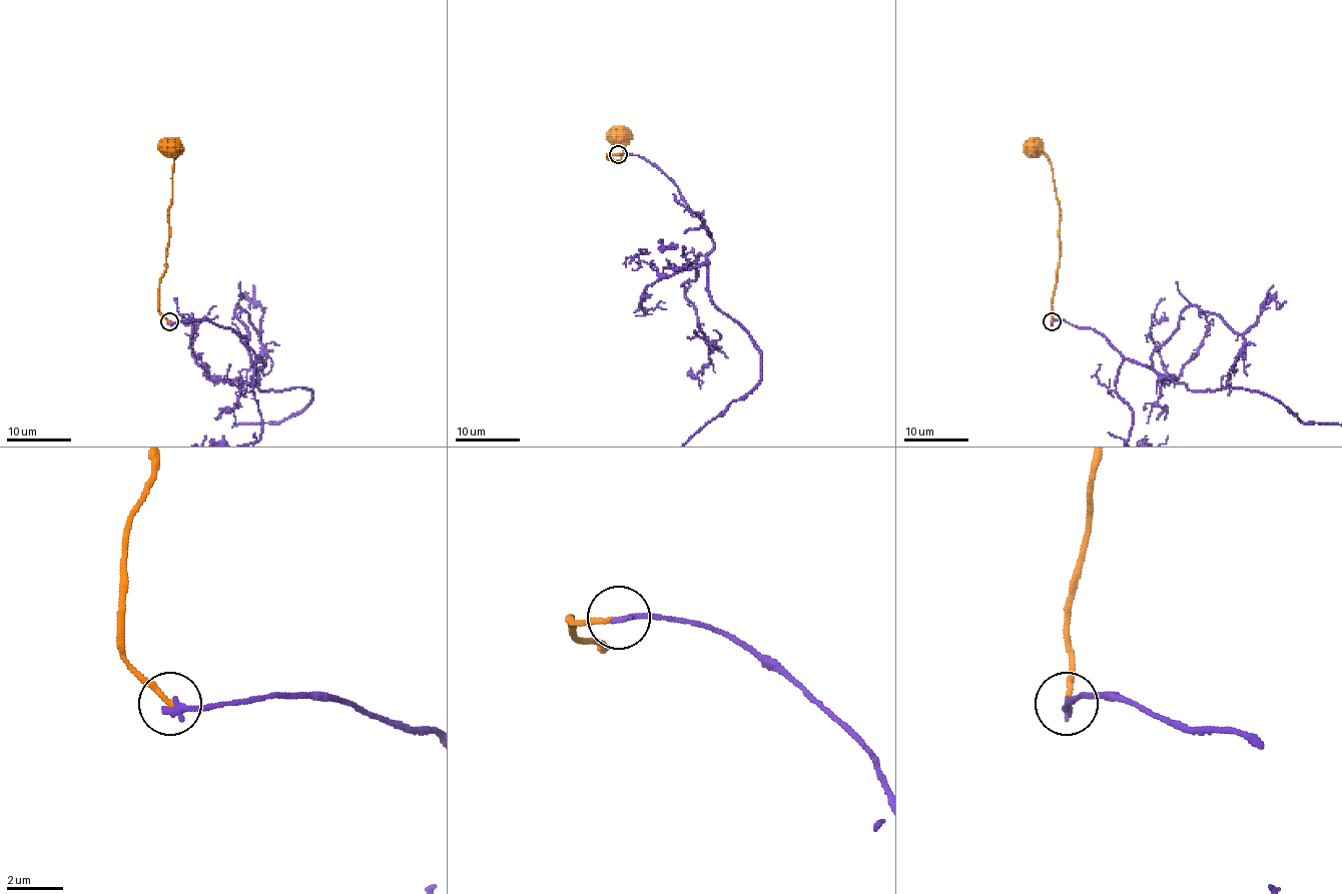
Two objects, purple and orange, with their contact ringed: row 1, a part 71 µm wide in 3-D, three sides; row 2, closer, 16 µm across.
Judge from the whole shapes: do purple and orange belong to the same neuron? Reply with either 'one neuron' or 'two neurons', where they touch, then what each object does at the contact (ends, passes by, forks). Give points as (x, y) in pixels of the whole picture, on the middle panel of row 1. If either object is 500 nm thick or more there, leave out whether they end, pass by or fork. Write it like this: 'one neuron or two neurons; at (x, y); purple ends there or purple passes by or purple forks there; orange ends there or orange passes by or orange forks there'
one neuron; at (618, 154); purple ends there; orange ends there

